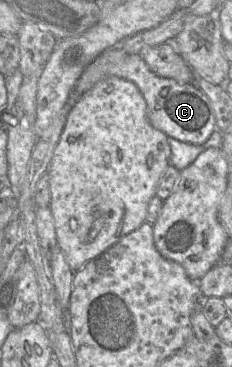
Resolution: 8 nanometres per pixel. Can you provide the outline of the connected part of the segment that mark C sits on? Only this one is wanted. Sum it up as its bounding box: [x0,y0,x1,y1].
[69,50,216,144]

